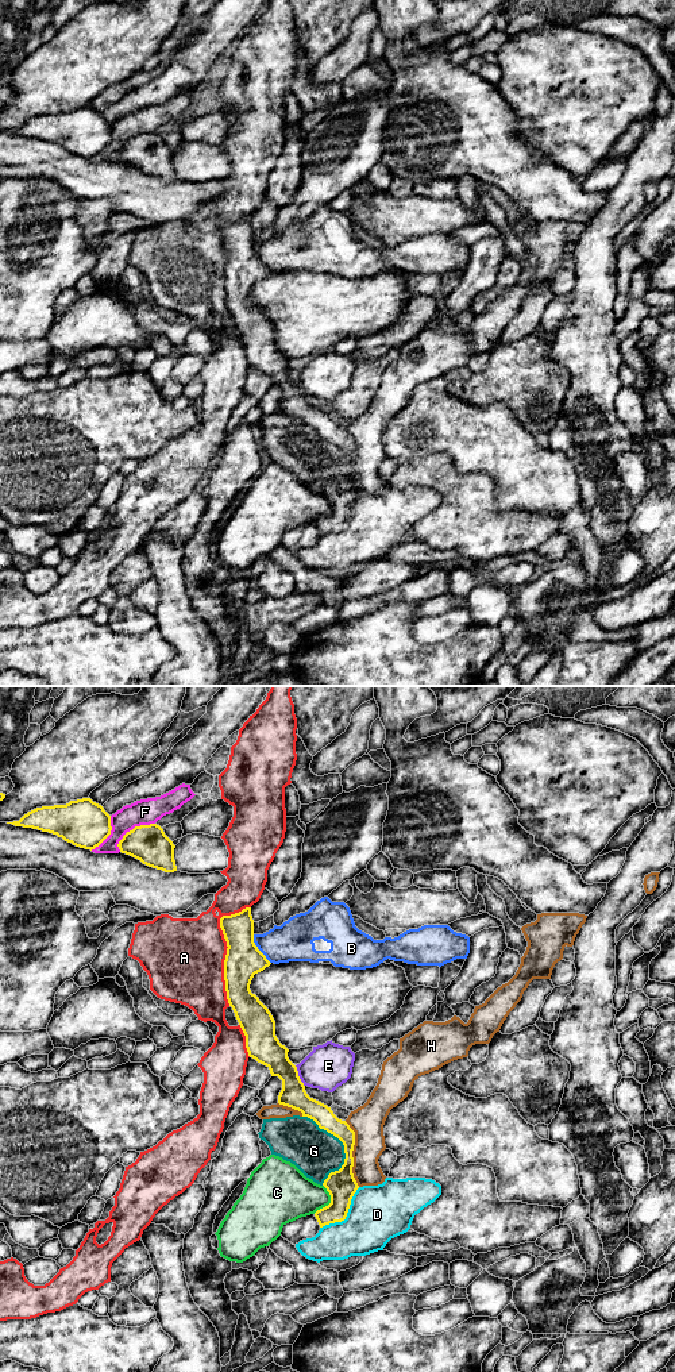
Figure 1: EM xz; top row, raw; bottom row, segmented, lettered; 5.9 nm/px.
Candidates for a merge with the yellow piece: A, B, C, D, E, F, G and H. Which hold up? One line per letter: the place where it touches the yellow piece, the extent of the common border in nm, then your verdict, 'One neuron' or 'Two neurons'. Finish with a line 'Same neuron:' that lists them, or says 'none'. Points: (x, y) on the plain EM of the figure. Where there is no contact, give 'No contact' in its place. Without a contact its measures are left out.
A: Touches yellow at xz (227, 254). Shared border 600 nm. Two neurons
B: Touches yellow at xz (258, 258). Shared border 200 nm. Two neurons
C: Touches yellow at xz (331, 511). Shared border 190 nm. Two neurons
D: Touches yellow at xz (346, 524). Shared border 340 nm. Two neurons
E: Touches yellow at xz (299, 385). Shared border 140 nm. Two neurons
F: Touches yellow at xz (132, 138). Shared border 280 nm. Two neurons
G: Touches yellow at xz (344, 455). Shared border 440 nm. Two neurons
H: Touches yellow at xz (351, 462). Shared border 400 nm. Two neurons
Same neuron: none

